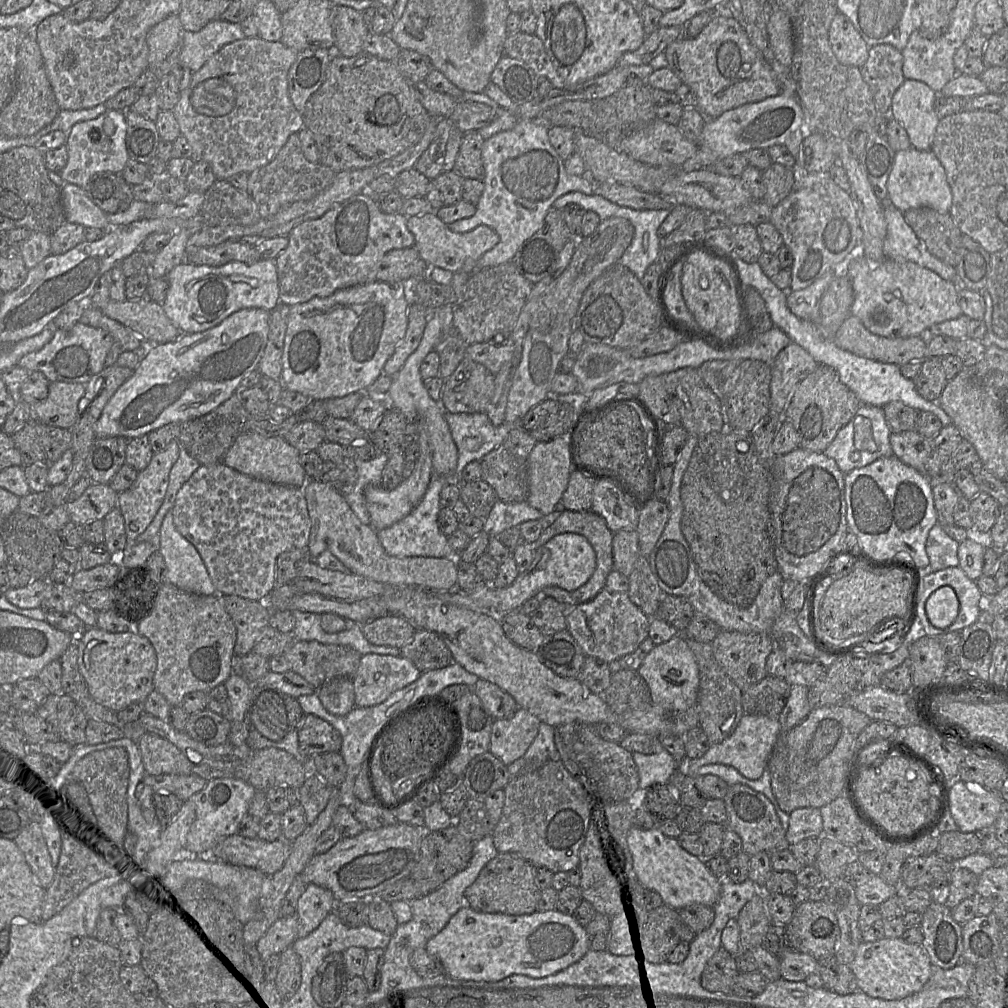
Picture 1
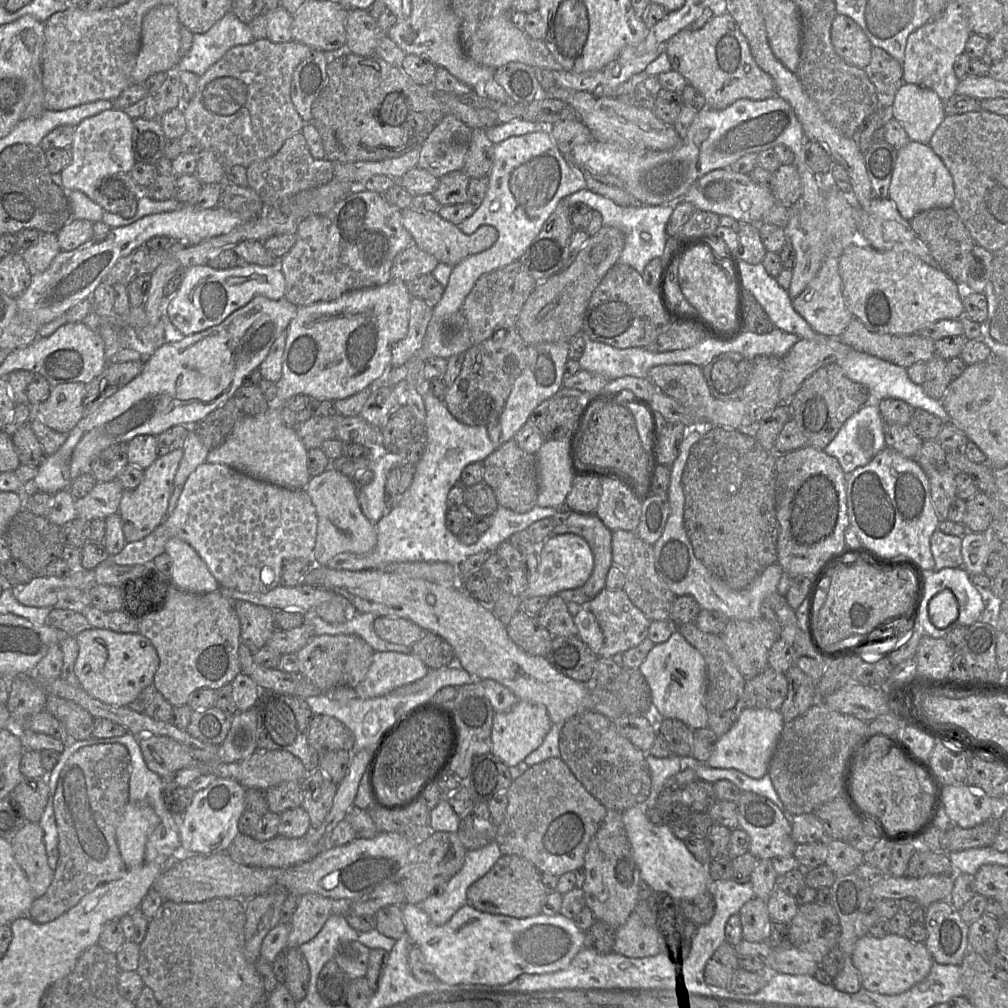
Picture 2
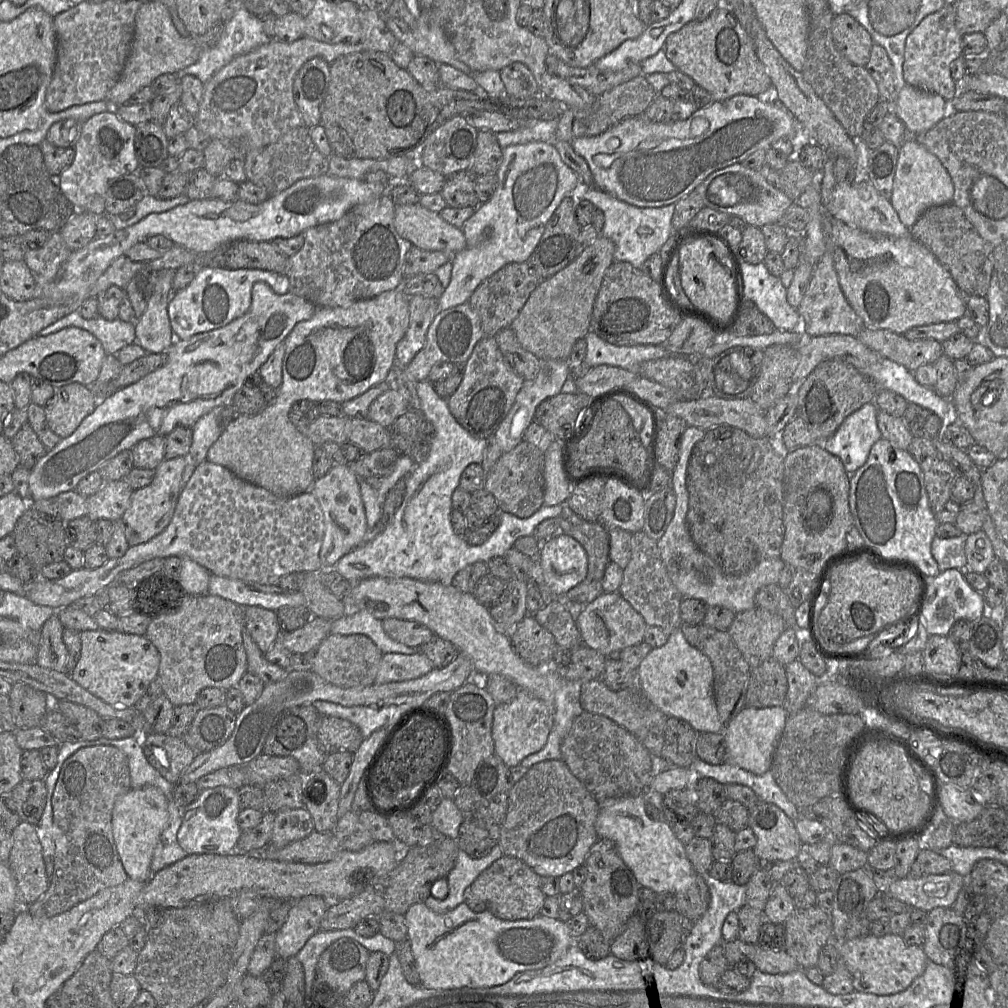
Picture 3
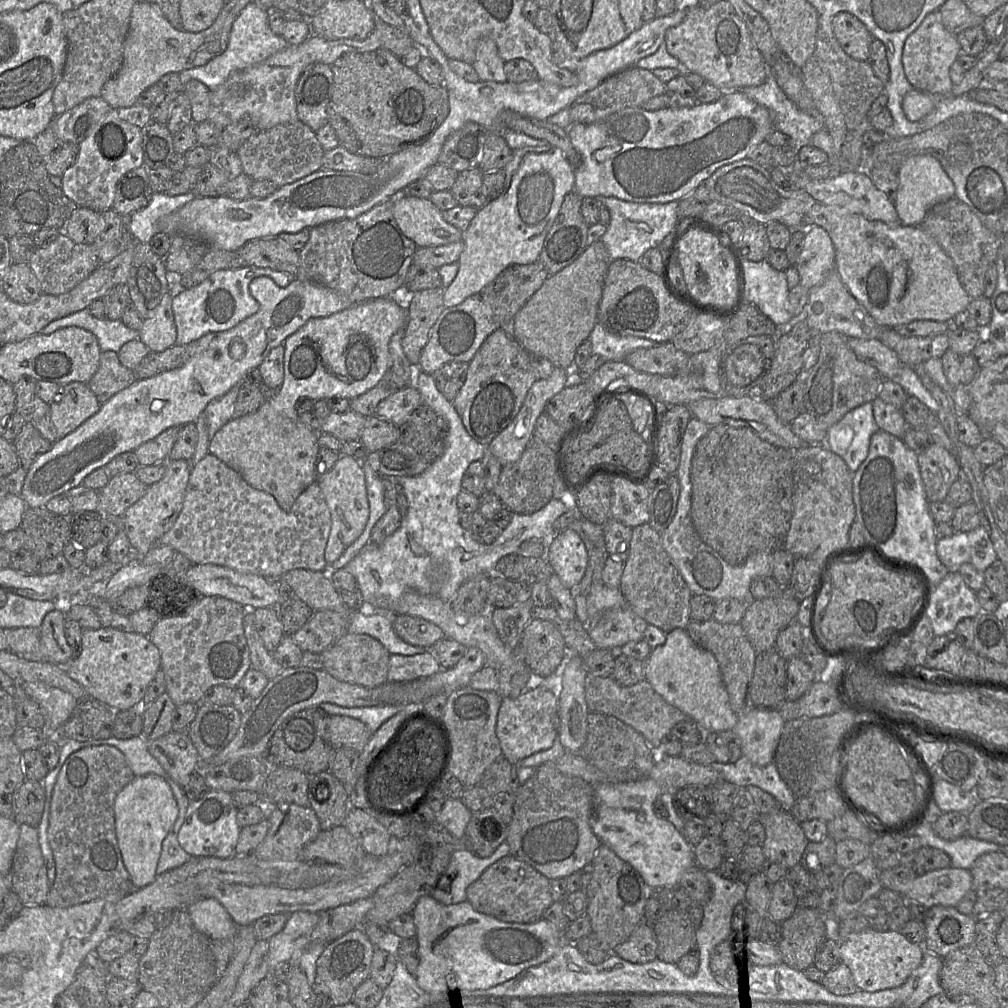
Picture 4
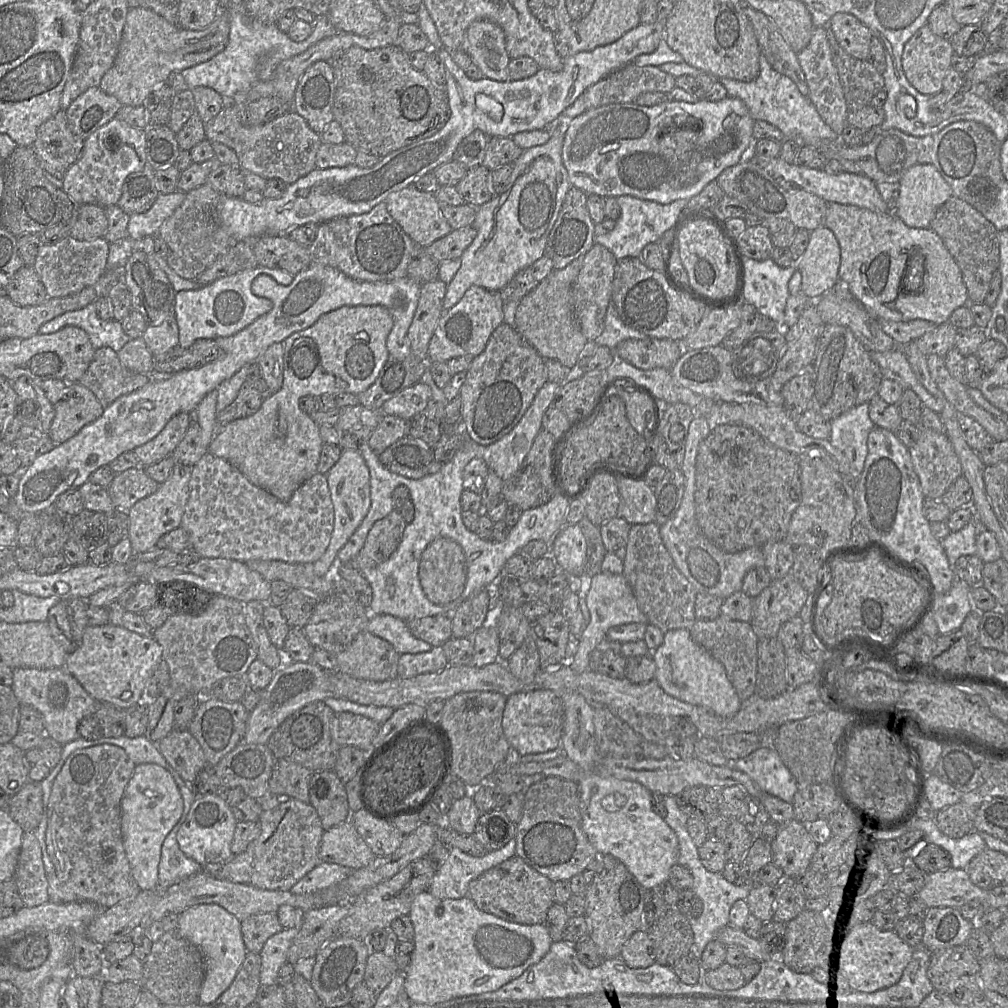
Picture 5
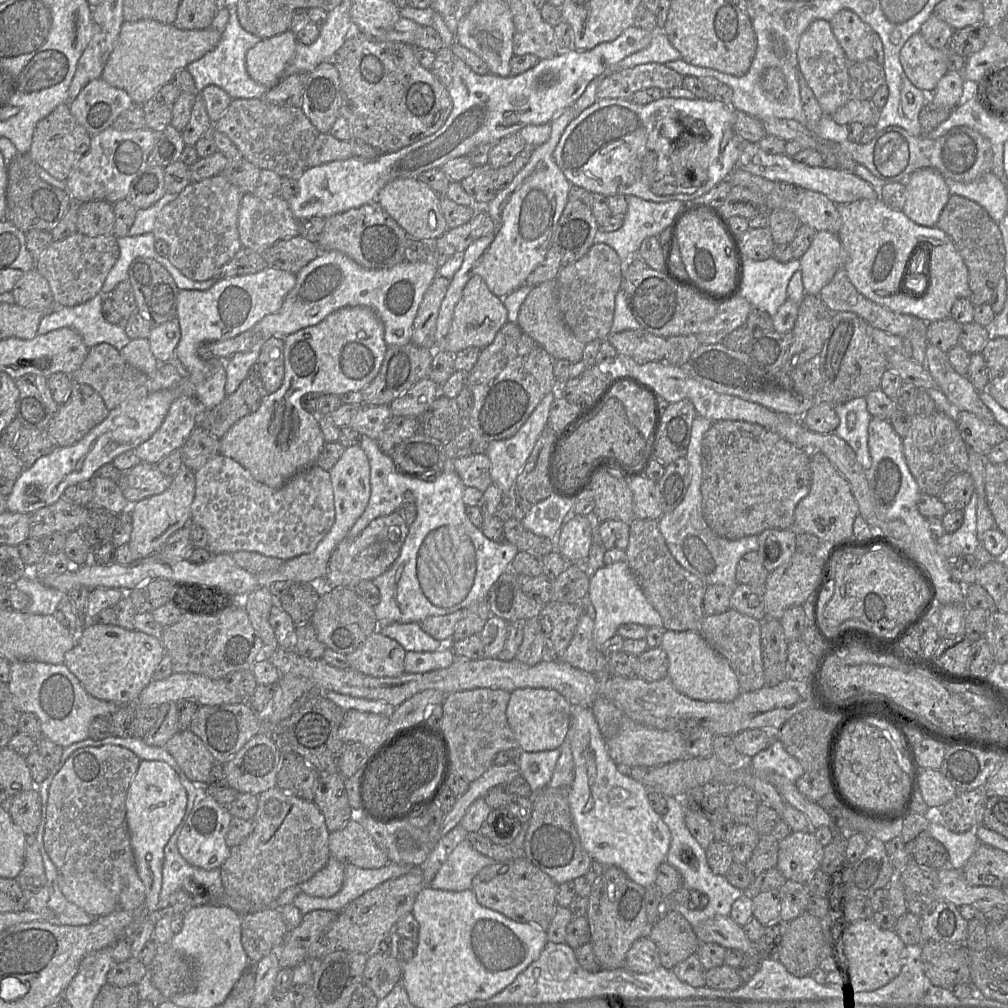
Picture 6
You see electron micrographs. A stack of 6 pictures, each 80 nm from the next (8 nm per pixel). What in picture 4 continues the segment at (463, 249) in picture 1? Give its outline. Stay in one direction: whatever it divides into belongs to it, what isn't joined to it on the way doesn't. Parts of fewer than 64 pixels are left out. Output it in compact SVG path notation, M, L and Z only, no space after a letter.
M400 194L393 199L393 215L402 233L418 248L458 242L463 232L446 222L442 211L428 198Z

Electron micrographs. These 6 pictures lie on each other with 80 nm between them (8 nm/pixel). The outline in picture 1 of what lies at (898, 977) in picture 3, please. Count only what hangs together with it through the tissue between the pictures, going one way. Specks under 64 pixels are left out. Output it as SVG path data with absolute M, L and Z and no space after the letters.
M883 937L872 942L862 941L849 964L858 990L886 1000L905 998L920 991L931 976L931 961L921 944L907 943L902 937Z

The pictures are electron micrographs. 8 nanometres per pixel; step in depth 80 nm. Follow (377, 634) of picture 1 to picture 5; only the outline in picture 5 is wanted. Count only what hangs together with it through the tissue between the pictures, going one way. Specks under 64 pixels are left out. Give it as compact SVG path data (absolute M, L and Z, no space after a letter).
M436 615L405 621L412 635L429 643L442 646L452 638L451 615Z

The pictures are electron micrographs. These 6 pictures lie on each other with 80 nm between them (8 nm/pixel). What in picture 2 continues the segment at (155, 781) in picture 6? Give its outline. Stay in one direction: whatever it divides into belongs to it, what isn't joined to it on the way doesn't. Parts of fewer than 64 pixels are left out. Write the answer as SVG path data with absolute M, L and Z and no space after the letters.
M128 802L116 827L116 840L128 869L144 863L146 842L160 818L147 803Z

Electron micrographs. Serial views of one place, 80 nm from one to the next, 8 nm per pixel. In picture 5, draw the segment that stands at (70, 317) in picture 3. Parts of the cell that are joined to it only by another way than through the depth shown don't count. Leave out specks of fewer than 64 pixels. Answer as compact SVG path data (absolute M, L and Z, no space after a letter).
M94 302L79 310L69 311L55 317L43 324L38 333L54 333L65 326L83 329L95 349L110 347L118 353L131 339L124 332L121 321L101 319Z

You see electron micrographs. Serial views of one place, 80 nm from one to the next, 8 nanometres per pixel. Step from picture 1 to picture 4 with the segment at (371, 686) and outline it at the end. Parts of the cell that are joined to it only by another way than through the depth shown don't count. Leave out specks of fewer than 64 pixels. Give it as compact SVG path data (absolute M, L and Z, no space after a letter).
M429 650L412 656L391 654L389 657L387 682L412 681L433 675L441 669L438 660Z

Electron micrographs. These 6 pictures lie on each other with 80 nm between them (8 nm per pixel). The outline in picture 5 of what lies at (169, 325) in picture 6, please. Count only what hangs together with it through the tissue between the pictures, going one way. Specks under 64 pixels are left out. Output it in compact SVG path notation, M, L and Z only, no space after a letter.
M175 315L166 317L158 325L148 325L143 337L154 357L163 356L179 345L179 330Z

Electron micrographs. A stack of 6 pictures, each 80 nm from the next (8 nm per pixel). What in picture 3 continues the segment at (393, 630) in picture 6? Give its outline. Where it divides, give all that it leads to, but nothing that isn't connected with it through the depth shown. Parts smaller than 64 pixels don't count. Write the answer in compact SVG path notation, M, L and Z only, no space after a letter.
M349 609L342 617L332 620L330 634L363 634L369 637L383 654L415 654L419 648L409 647L390 638L383 629L382 620L367 611Z

